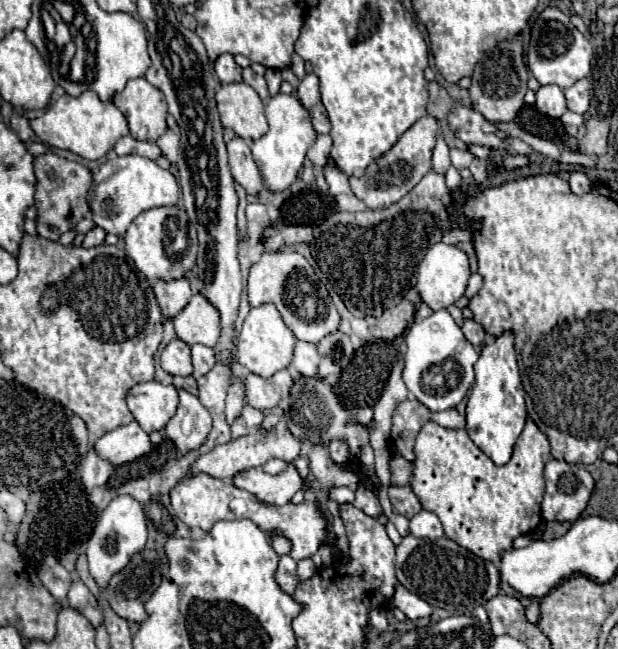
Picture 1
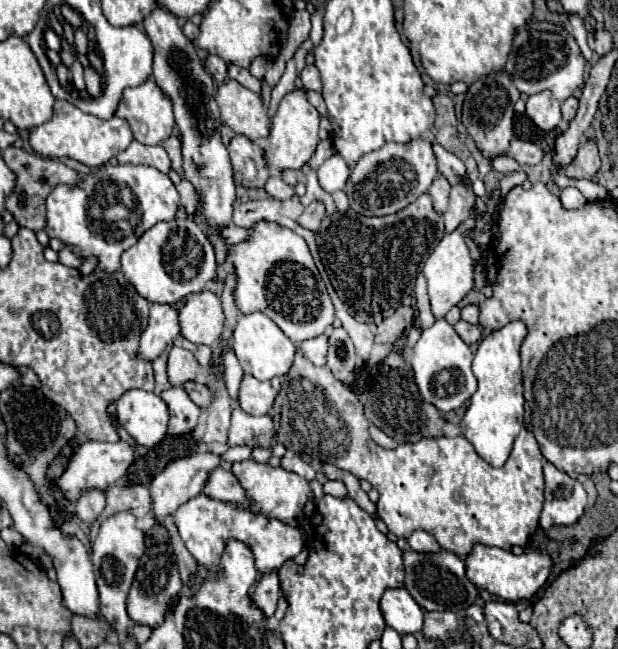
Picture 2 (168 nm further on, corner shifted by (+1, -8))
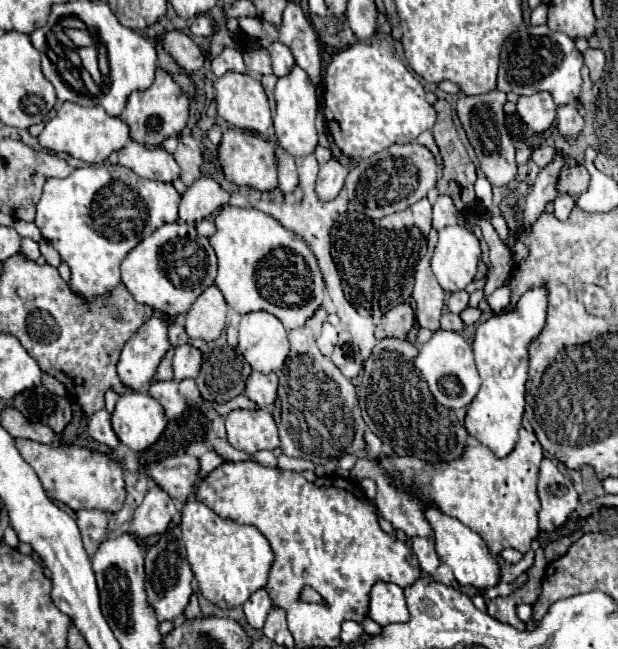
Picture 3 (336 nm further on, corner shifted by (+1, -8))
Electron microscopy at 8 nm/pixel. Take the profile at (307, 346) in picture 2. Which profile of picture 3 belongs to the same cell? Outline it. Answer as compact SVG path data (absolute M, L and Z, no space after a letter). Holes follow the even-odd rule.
M325 322L323 324L323 332L321 332L319 340L317 340L317 346L319 346L319 350L321 350L323 356L331 356L335 344L337 344L337 330L335 330L335 326L331 326L329 322Z

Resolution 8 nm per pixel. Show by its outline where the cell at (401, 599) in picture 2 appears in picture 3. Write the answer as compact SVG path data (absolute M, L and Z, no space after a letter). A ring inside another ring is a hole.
M375 582L369 592L367 616L381 626L407 622L409 610L405 604L403 590L391 582Z

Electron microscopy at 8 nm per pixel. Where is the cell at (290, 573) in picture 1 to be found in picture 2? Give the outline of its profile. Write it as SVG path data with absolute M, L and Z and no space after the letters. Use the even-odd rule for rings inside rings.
M277 570L269 572L269 574L263 574L259 584L255 586L253 600L265 612L267 618L271 618L275 614L279 596L281 596L281 588L279 588L279 574L277 574Z

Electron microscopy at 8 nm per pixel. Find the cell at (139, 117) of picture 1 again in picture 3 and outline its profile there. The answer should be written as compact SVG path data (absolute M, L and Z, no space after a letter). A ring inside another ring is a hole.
M157 68L153 86L143 92L133 92L119 118L129 126L131 138L135 142L147 144L147 148L159 148L163 140L167 140L169 136L177 136L185 128L189 120L189 100L179 84L175 84L173 76L167 70Z

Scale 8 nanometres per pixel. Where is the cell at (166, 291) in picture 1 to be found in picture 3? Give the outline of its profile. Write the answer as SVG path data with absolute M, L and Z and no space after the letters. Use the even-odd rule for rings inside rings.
M159 316L147 320L123 346L117 364L117 376L119 380L123 380L123 386L133 392L145 390L153 380L155 370L169 346L167 322Z

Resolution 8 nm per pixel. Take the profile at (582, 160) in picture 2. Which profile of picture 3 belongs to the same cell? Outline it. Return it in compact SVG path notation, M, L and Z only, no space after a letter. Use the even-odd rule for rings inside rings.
M571 166L565 172L561 172L557 182L557 194L571 194L579 196L589 186L589 172L585 166Z

